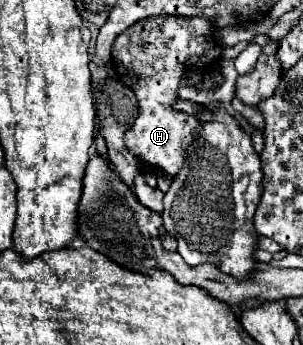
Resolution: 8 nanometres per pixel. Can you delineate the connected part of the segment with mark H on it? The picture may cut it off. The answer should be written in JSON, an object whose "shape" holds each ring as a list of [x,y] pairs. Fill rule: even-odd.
{"shape":[[[152,16],[132,24],[116,36],[112,60],[116,78],[138,96],[140,114],[126,134],[126,146],[144,162],[156,166],[168,176],[184,164],[184,150],[194,140],[194,130],[200,128],[196,116],[172,108],[178,102],[176,88],[186,86],[186,72],[212,68],[220,60],[222,48],[214,42],[214,28],[205,17]]]}

